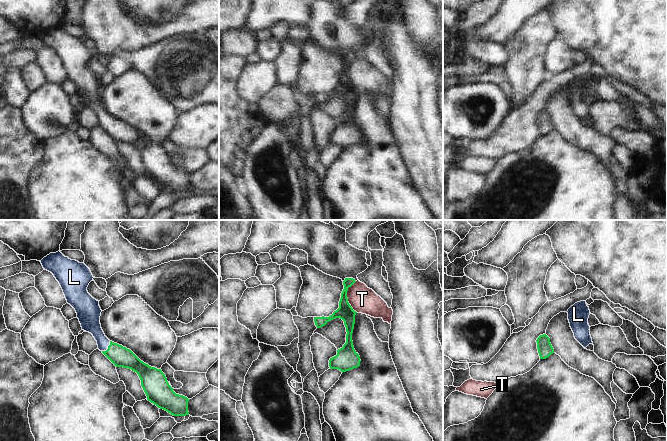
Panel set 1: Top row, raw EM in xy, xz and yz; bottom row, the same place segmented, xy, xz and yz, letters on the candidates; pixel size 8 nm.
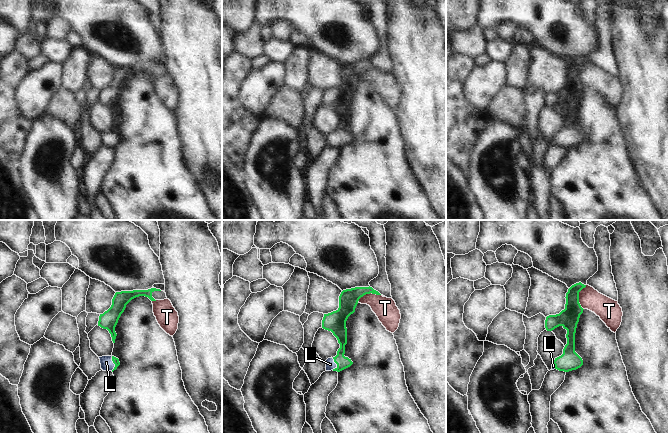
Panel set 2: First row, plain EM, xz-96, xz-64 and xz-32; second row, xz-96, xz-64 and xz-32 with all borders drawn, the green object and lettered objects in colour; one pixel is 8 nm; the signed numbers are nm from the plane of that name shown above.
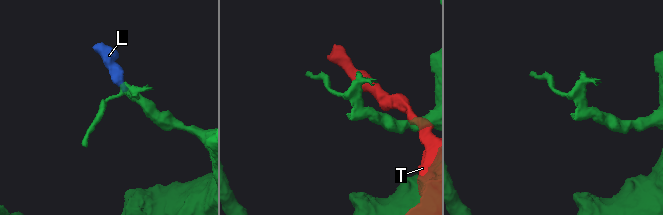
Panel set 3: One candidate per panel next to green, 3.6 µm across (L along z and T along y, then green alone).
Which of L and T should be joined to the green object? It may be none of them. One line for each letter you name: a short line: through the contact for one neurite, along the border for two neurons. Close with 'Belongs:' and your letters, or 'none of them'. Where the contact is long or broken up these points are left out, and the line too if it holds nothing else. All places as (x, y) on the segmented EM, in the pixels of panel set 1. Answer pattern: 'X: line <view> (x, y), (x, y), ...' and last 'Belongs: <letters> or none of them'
L: line xy (120, 356), (108, 347), (90, 322)
Belongs: L

